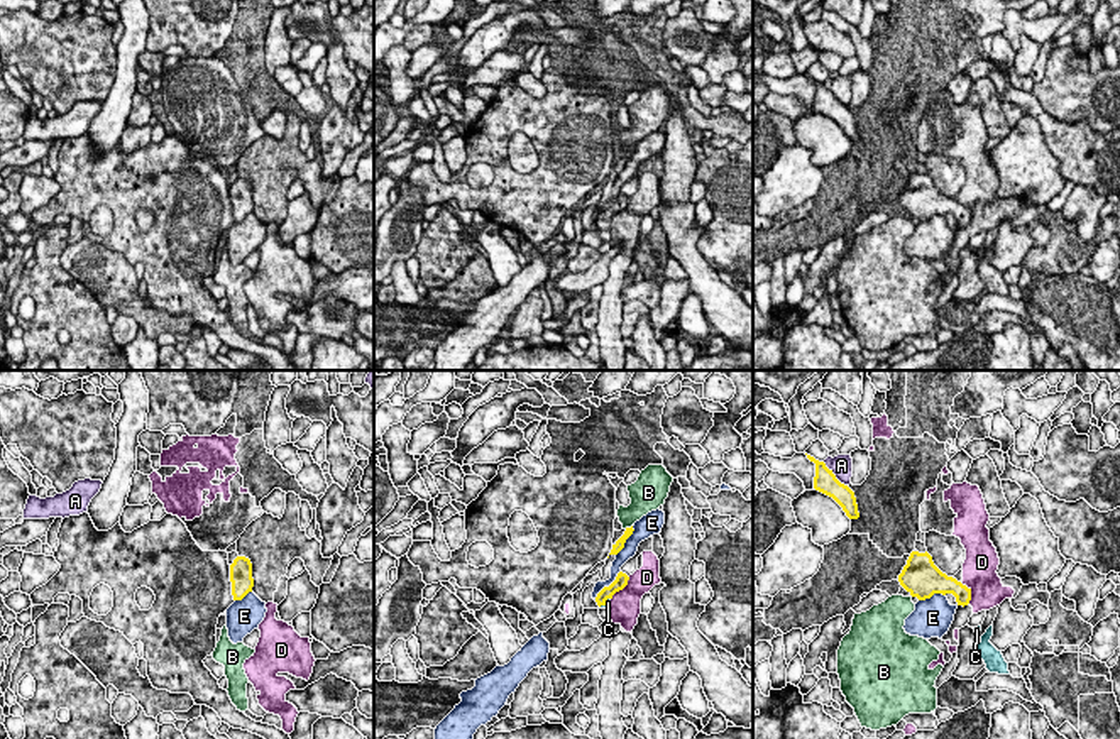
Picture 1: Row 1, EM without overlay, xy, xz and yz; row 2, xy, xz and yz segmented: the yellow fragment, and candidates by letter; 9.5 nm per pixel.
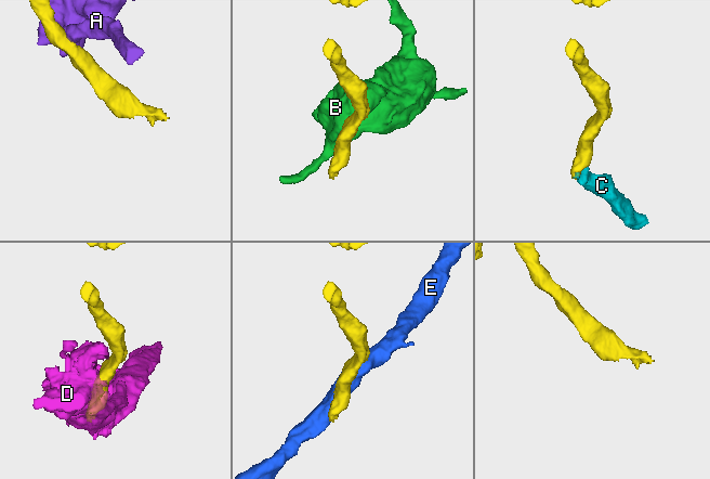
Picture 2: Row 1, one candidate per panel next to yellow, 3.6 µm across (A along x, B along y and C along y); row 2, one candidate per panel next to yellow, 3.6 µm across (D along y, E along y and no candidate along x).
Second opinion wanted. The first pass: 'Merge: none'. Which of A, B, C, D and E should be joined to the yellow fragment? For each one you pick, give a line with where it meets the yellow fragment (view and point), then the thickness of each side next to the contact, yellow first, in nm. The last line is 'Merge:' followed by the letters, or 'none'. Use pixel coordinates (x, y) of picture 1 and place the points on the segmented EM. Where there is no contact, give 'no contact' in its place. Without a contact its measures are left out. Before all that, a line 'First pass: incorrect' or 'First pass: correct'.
First pass: incorrect
C: xz (604, 602) | 120/60 nm
Merge: C

